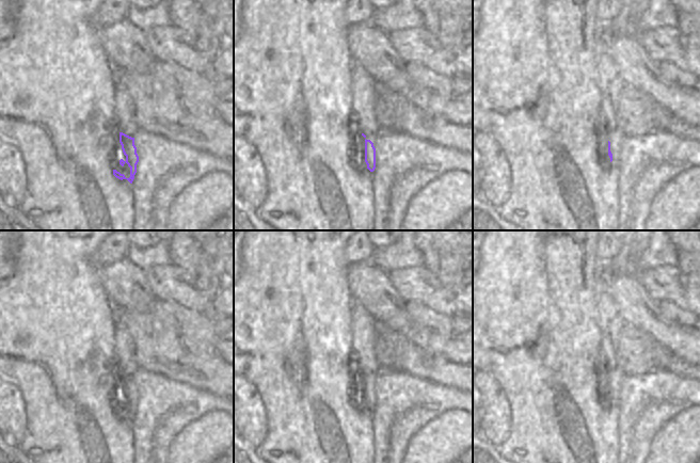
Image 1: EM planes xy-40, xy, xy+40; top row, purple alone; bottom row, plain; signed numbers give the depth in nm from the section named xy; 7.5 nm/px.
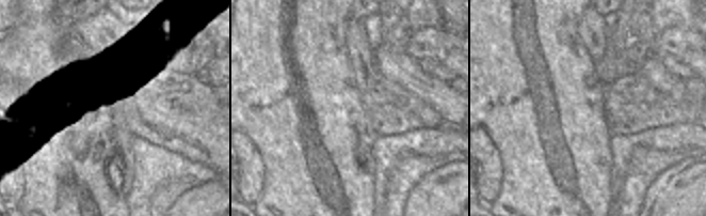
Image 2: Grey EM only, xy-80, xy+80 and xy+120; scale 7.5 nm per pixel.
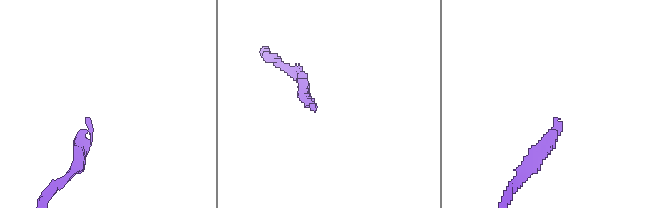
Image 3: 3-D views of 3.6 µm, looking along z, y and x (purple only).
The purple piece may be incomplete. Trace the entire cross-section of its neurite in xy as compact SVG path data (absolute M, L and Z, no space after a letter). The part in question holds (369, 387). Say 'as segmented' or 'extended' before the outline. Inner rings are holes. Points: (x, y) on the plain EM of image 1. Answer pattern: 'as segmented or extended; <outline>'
extended; M352 305L352 350L350 367L357 367L365 377L365 401L367 408L376 408L376 373L380 368L376 361L376 320L364 306Z

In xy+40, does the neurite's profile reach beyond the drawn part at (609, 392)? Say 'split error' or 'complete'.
split error

